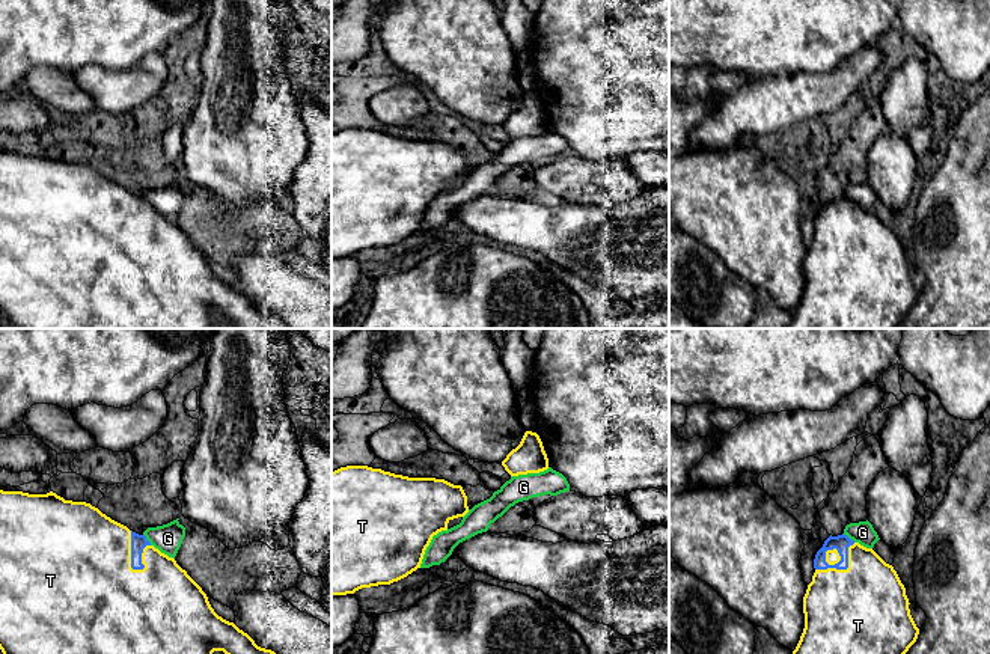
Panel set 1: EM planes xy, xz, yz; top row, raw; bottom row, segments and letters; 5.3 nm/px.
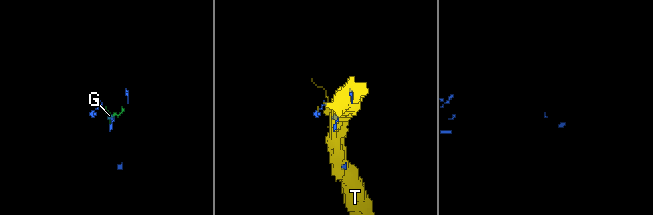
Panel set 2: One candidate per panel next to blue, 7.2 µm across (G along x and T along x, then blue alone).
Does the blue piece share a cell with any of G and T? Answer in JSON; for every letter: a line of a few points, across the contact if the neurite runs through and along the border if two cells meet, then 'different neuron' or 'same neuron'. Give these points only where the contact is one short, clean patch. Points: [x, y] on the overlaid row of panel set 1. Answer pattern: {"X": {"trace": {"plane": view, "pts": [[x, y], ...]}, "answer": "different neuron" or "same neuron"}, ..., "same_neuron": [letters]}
{"G": {"trace": {"plane": "yz", "pts": [[843, 534], [855, 541]]}, "answer": "different neuron"}, "T": {"answer": "same neuron"}, "same_neuron": ["T"]}

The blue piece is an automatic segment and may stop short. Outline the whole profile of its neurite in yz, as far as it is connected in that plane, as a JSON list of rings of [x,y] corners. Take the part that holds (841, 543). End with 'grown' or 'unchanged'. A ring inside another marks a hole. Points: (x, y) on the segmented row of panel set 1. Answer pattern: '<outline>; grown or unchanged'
[[[847,535],[829,536],[814,559],[815,573],[803,597],[805,628],[793,654],[906,654],[916,642],[916,627],[906,588],[892,565],[872,549]]]; grown

